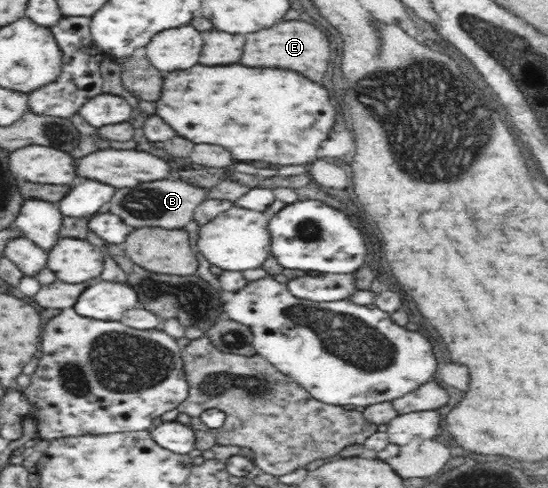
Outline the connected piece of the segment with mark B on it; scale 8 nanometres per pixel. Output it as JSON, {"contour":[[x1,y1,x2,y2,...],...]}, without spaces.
{"contour":[[153,181,143,183,133,189,119,189,107,203,106,210,121,217,131,227,165,227,165,229,183,229,193,217,195,207,206,199,207,189,187,185,185,181]]}

